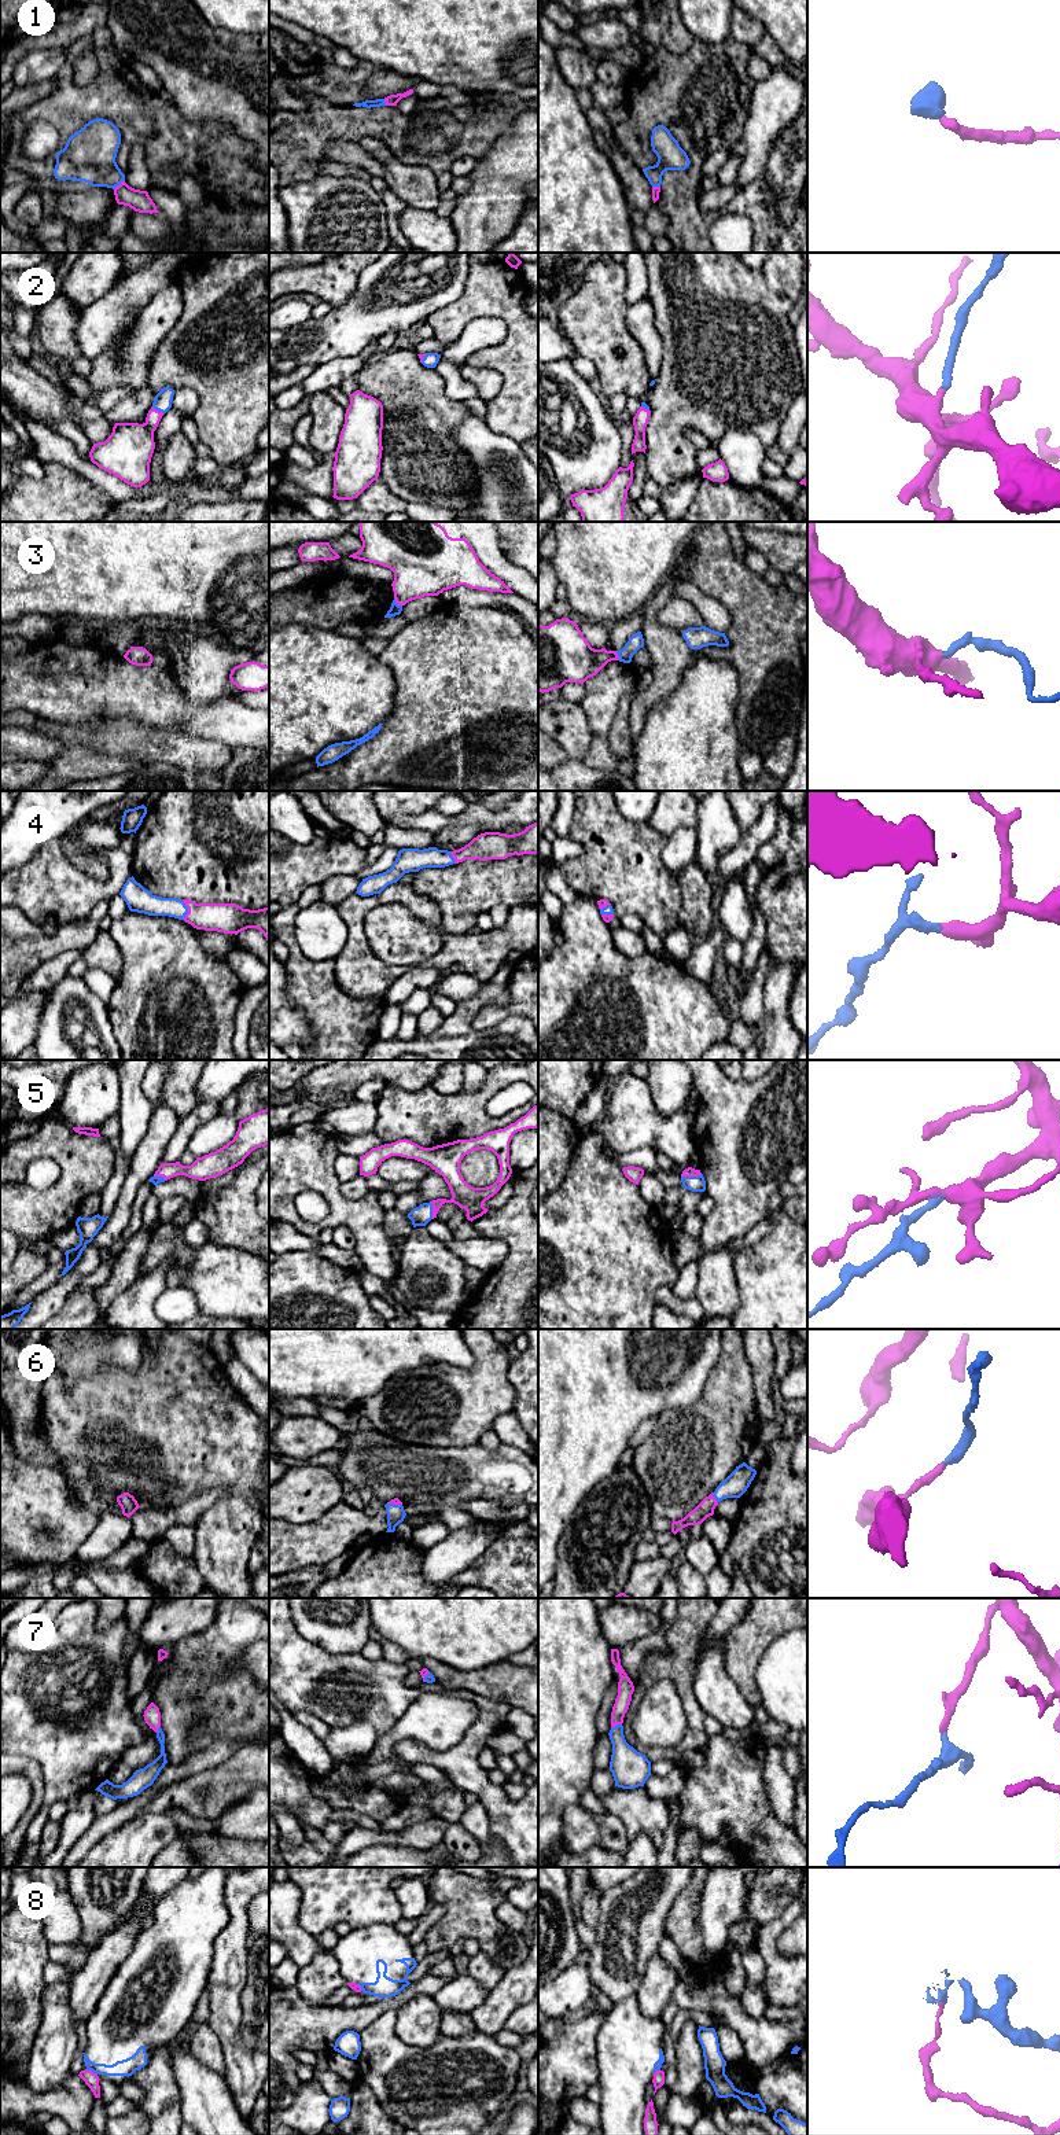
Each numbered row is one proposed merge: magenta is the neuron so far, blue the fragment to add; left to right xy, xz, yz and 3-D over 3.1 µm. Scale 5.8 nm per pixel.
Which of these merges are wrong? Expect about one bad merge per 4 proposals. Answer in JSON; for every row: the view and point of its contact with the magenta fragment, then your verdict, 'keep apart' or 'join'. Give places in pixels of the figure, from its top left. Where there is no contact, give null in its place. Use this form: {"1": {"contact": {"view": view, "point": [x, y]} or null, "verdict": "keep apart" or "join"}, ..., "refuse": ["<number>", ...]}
{"1": {"contact": {"view": "xy", "point": [120, 184]}, "verdict": "join"}, "2": {"contact": {"view": "xy", "point": [155, 409]}, "verdict": "join"}, "3": {"contact": {"view": "xz", "point": [397, 603]}, "verdict": "join"}, "4": {"contact": {"view": "xy", "point": [188, 910]}, "verdict": "join"}, "5": {"contact": {"view": "yz", "point": [691, 1175]}, "verdict": "join"}, "6": {"contact": {"view": "yz", "point": [714, 1498]}, "verdict": "join"}, "7": {"contact": {"view": "yz", "point": [615, 1725]}, "verdict": "join"}, "8": {"contact": {"view": "xy", "point": [91, 2071]}, "verdict": "keep apart"}, "refuse": ["8"]}

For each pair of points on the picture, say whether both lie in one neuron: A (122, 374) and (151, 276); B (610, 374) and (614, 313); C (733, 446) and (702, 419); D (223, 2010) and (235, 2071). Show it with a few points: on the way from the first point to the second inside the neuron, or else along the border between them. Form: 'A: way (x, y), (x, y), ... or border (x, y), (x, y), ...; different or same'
A: border (165, 287), (133, 320); different
B: way (610, 359), (610, 328); same
C: border (754, 435), (747, 431), (727, 430), (717, 438); different
D: way (227, 2025), (235, 2056); same

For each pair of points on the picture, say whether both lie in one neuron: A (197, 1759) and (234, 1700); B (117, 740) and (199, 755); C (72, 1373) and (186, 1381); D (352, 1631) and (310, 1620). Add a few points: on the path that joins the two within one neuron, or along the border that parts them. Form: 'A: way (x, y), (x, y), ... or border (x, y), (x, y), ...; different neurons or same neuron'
A: border (234, 1741), (214, 1740), (208, 1747), (173, 1764); different neurons
B: way (137, 740), (179, 748); same neuron
C: border (129, 1372), (105, 1365), (98, 1375), (66, 1383); different neurons
D: way (342, 1631), (320, 1630); same neuron

